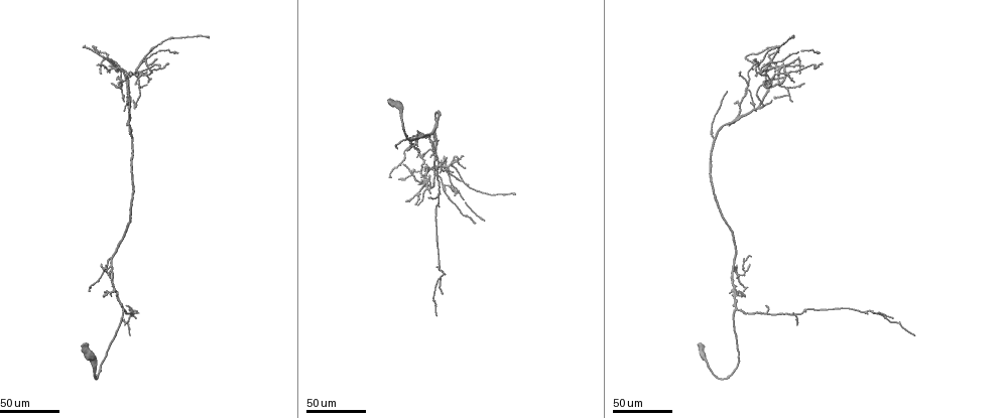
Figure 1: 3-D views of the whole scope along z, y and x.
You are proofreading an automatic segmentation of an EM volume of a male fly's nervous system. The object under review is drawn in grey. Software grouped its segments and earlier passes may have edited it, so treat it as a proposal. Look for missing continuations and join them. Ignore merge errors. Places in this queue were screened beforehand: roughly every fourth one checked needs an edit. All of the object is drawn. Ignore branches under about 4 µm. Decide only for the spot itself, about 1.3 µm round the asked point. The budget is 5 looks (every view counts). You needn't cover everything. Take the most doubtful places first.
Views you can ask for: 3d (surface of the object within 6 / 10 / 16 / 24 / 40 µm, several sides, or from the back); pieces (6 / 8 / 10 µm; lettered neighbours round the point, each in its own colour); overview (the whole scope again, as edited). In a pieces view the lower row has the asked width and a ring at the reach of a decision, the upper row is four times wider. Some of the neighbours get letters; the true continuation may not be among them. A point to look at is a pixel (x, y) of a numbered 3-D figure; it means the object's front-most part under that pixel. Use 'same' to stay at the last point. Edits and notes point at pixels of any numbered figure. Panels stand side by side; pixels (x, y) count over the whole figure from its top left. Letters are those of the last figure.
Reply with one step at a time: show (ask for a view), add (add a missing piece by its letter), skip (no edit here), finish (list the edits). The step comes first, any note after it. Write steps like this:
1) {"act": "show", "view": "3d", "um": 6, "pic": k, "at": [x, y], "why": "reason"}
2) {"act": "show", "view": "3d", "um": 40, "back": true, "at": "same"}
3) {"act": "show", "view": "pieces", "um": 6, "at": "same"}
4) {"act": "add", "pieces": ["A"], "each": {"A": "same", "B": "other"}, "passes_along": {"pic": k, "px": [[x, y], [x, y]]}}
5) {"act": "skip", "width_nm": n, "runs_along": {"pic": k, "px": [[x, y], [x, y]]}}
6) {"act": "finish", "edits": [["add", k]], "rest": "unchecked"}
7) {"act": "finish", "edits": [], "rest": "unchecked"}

{"act": "show", "view": "3d", "um": 24, "pic": 1, "at": [110, 84], "why": "branch stops here"}

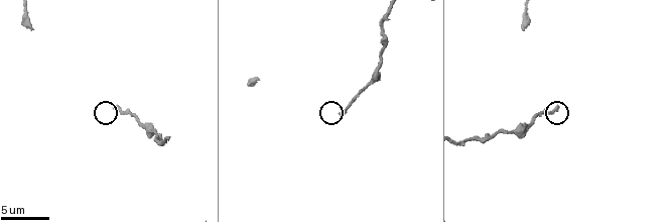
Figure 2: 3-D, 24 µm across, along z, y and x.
{"act": "show", "view": "pieces", "um": 6, "pic": 2, "at": [558, 109], "why": "what lies round it"}

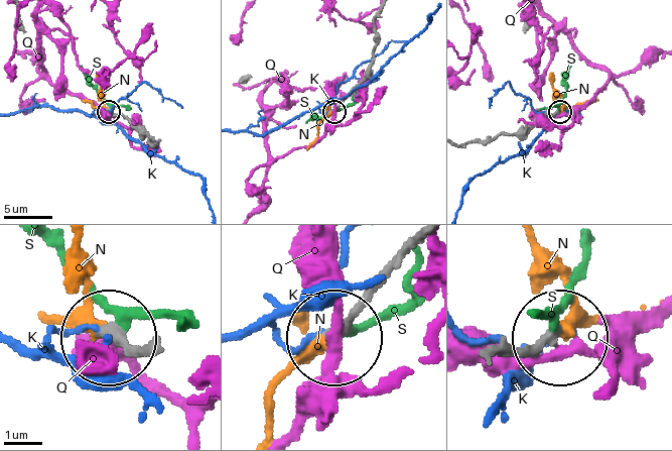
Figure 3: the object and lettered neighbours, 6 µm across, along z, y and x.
{"act": "add", "pieces": ["N"], "each": {"K": "other", "N": "same", "Q": "other", "S": "other"}, "passes_along": {"pic": 3, "px": [[416, 244], [281, 379], [271, 428]]}, "found": "the neuron continues"}

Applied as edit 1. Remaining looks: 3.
{"act": "show", "view": "overview"}

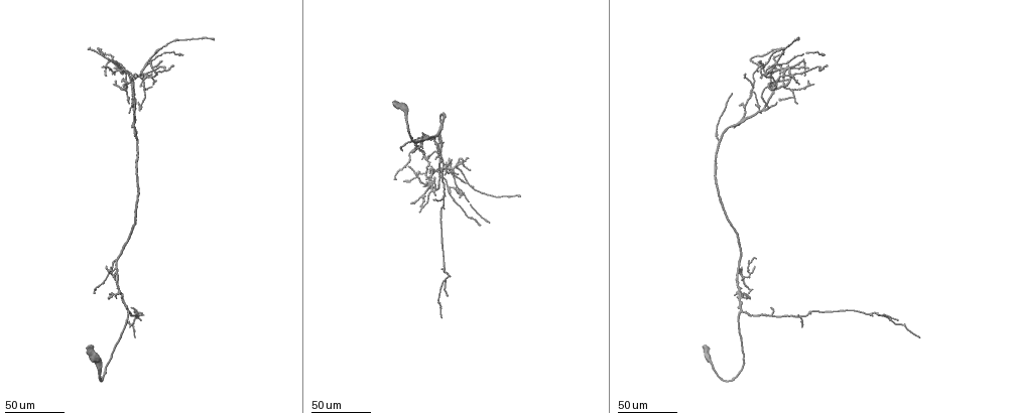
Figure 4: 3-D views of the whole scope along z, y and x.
{"act": "show", "view": "3d", "um": 40, "pic": 4, "at": [823, 53], "why": "branch stops here"}

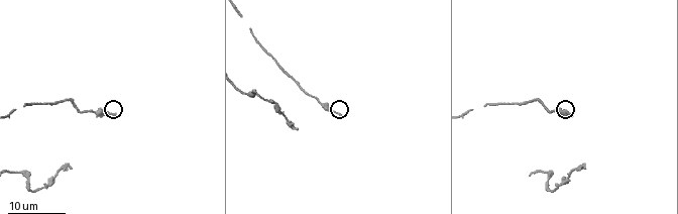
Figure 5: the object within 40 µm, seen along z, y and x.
{"act": "show", "view": "pieces", "um": 8, "pic": 5, "at": [570, 115]}

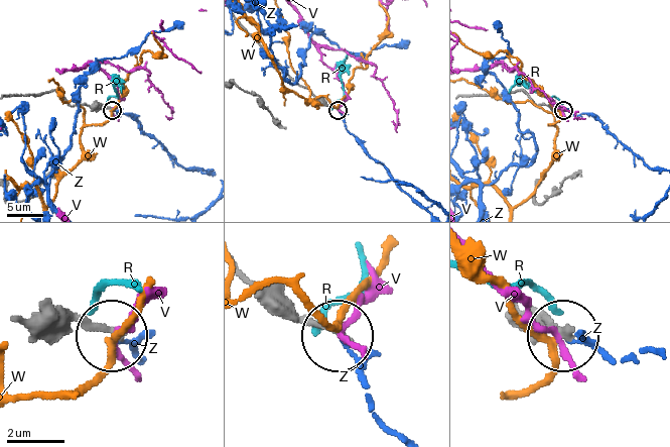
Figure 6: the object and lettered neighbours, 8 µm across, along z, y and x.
{"act": "skip", "each": {"R": "other", "V": "other", "W": "other", "Z": "other"}, "runs_along": {"pic": 6, "px": [[26, 318], [85, 318], [111, 330]]}, "found": "no lettered piece goes on from it"}

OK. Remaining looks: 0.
{"act": "finish", "edits": [["add", 3]], "rest": "unchecked"}

